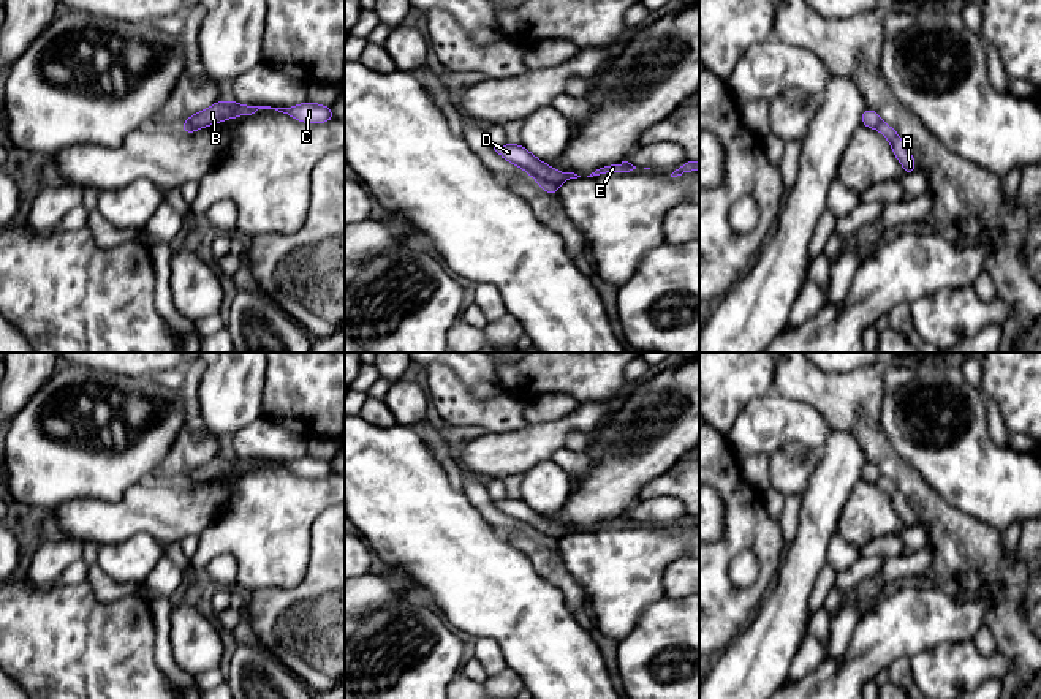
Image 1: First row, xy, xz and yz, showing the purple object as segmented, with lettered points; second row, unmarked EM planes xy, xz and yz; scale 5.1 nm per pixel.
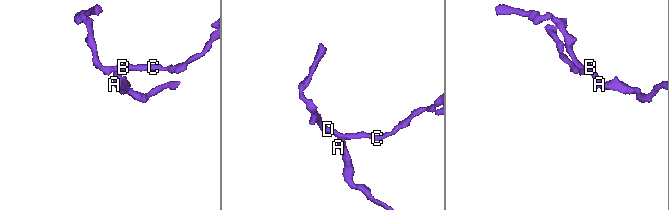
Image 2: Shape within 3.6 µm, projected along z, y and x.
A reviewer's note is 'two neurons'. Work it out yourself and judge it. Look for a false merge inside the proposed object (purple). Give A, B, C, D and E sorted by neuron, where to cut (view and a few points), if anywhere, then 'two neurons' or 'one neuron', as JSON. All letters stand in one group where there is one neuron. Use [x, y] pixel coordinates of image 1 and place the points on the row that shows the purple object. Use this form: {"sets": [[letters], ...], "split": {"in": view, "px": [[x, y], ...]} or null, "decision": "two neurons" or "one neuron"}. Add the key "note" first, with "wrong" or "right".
{"note": "right", "sets": [["A"], ["B", "C", "D", "E"]], "split": {"in": "xz", "px": [[537, 177], [552, 181], [557, 185]]}, "decision": "two neurons"}

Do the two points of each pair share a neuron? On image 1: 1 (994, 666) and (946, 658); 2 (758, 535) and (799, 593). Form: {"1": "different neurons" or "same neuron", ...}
{"1": "same neuron", "2": "different neurons"}

